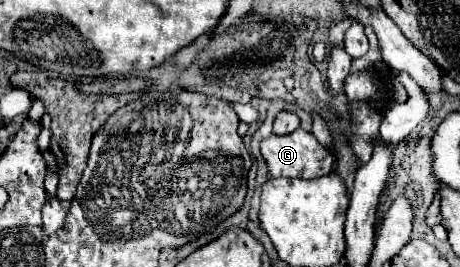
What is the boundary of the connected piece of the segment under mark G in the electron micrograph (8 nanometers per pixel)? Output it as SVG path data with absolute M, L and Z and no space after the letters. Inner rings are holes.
M297 129L289 135L271 135L261 141L261 155L267 163L271 177L299 177L313 179L313 175L327 175L333 171L335 155L323 147L313 133Z

